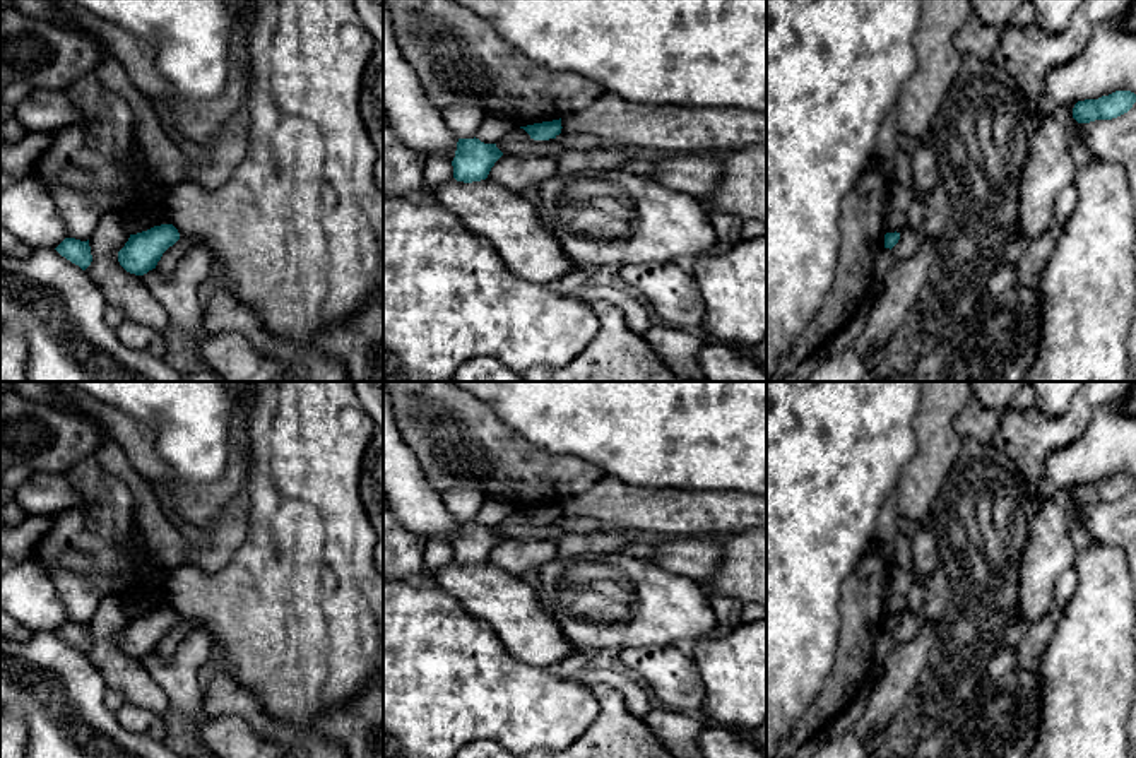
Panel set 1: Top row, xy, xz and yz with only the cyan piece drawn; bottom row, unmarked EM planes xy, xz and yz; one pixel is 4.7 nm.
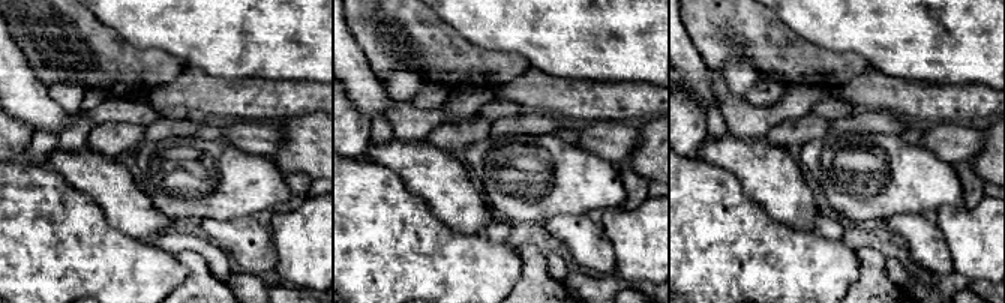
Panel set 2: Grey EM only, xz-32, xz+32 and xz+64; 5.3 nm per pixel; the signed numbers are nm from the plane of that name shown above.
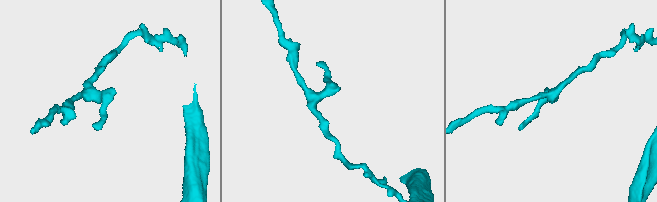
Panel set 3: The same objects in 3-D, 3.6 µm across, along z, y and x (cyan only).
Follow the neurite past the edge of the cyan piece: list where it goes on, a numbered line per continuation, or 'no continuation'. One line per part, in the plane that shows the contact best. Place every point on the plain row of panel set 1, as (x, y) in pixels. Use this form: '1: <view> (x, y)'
no continuation

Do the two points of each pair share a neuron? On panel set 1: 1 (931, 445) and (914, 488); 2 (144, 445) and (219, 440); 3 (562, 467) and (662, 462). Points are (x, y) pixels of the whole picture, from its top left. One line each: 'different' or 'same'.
1: same
2: different
3: different

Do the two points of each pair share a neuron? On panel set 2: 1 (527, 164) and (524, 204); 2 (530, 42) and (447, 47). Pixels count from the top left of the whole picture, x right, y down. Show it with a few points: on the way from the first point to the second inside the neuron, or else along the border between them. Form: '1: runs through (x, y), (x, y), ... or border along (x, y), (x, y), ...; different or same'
1: runs through (527, 174), (525, 194); same
2: border along (447, 26), (473, 44), (512, 54); different

